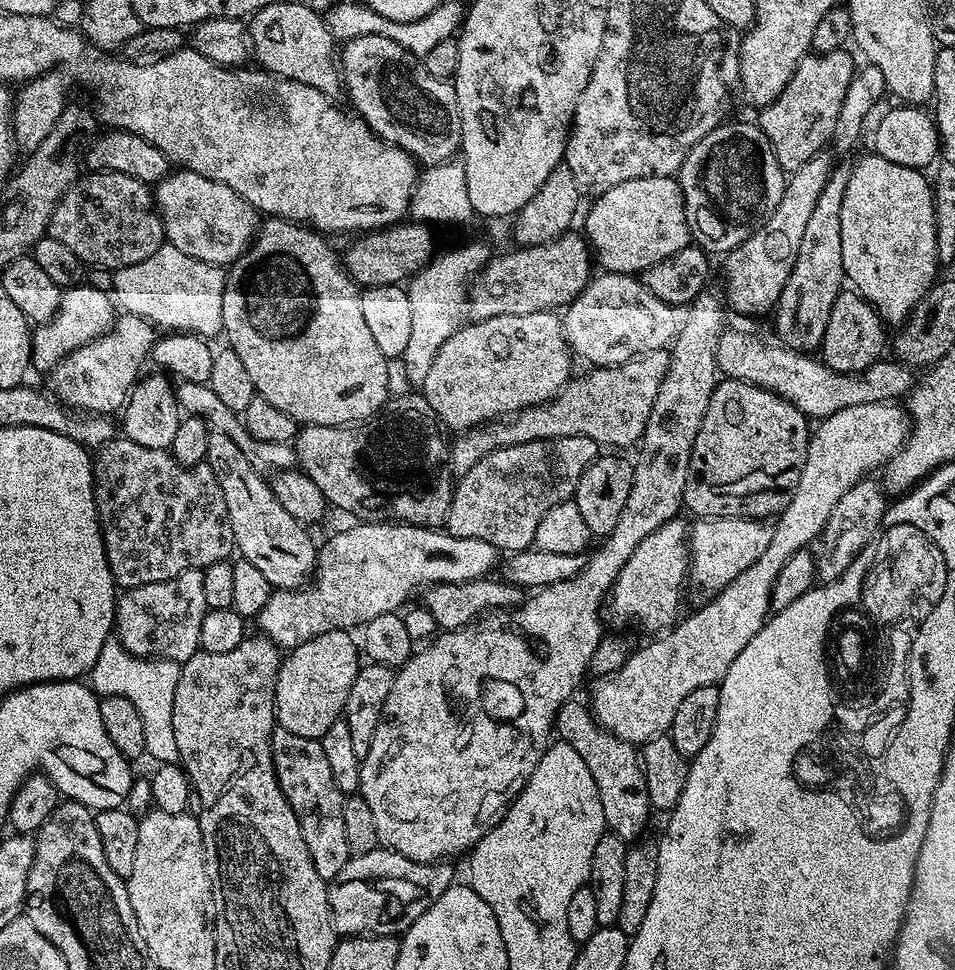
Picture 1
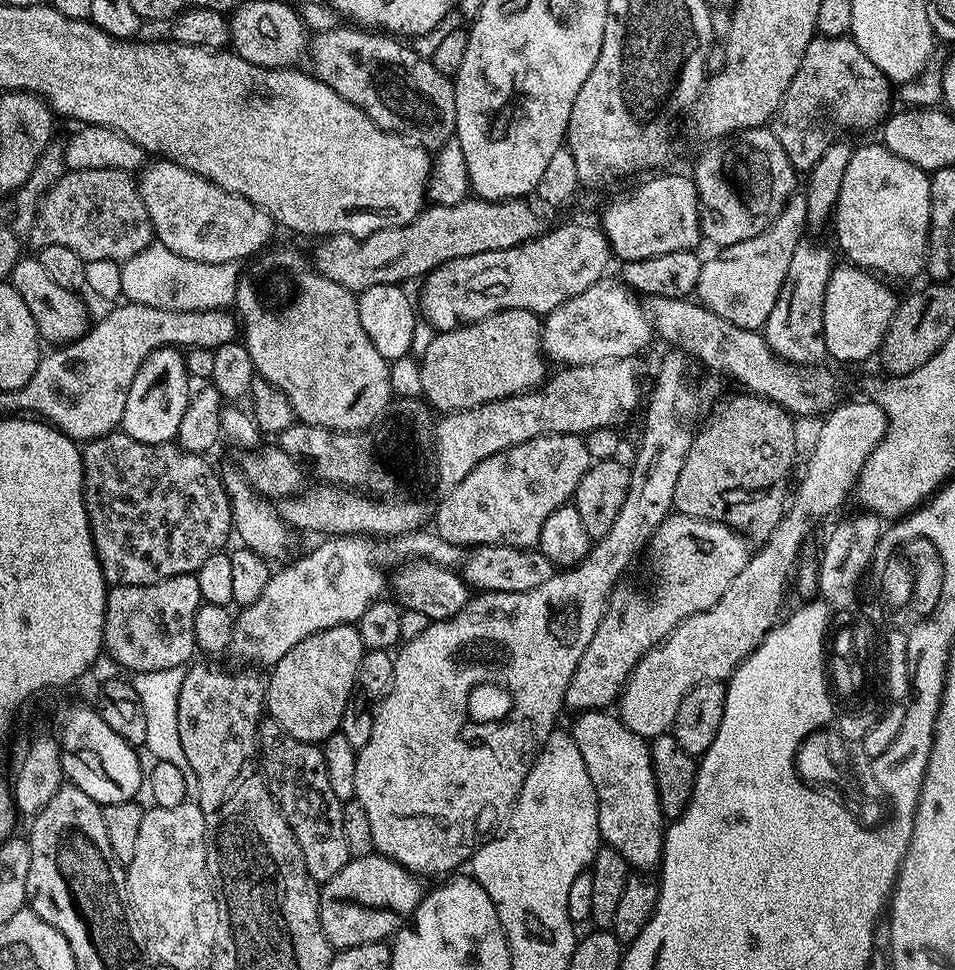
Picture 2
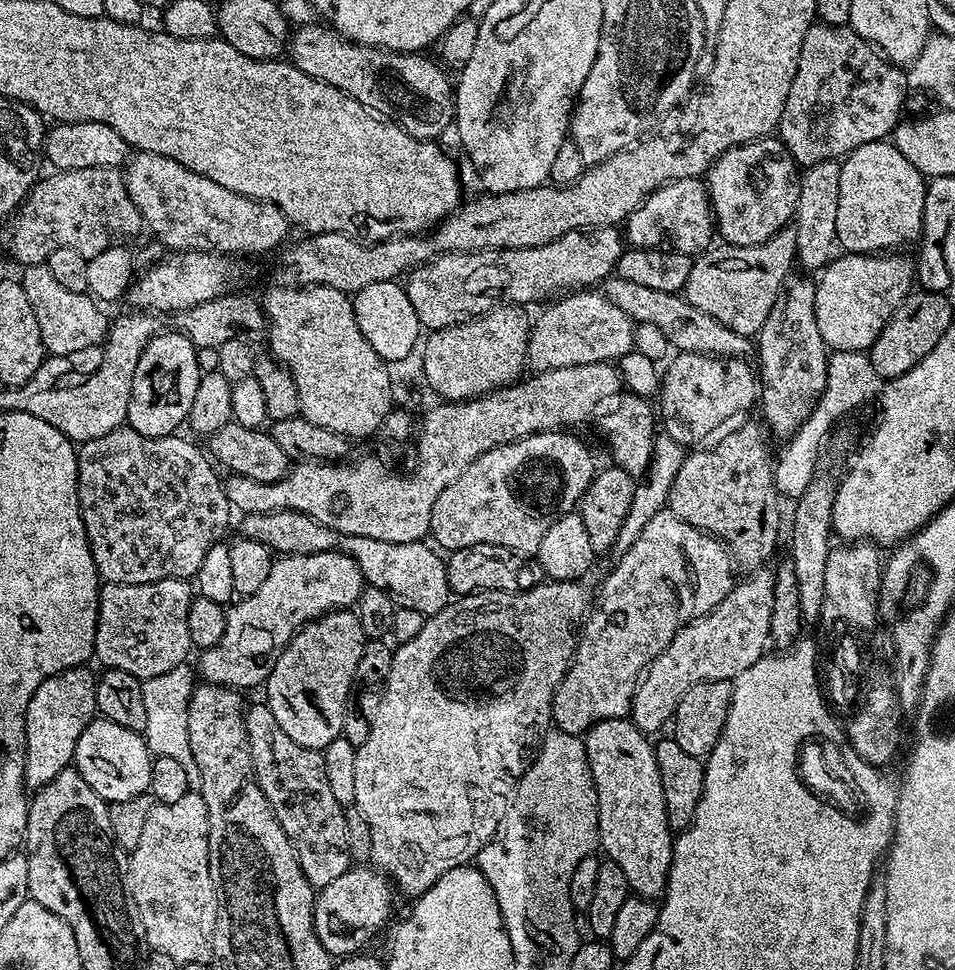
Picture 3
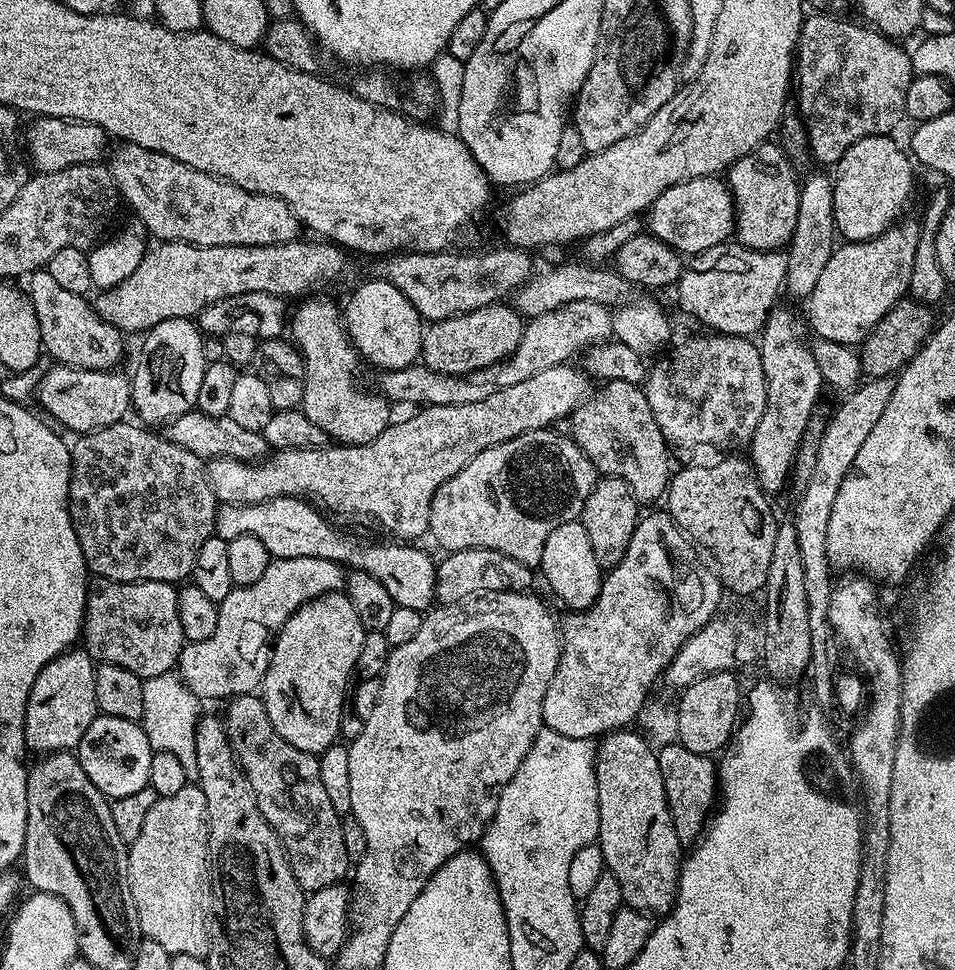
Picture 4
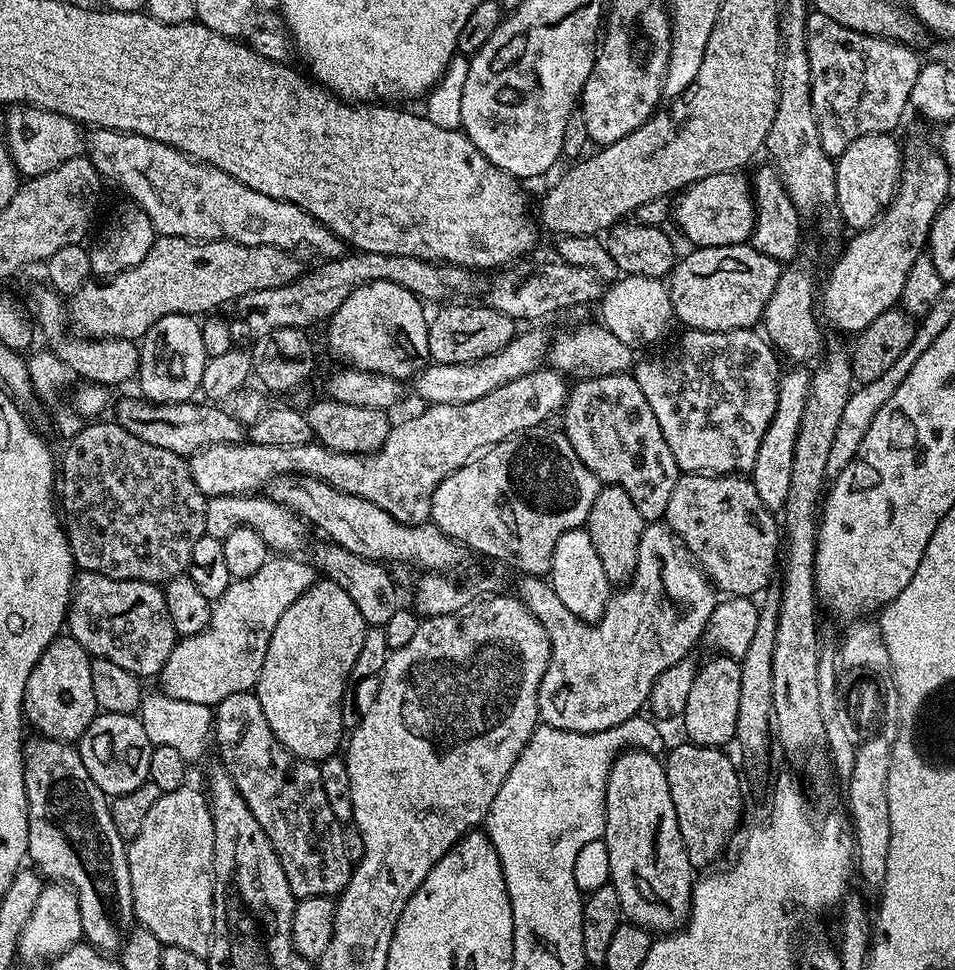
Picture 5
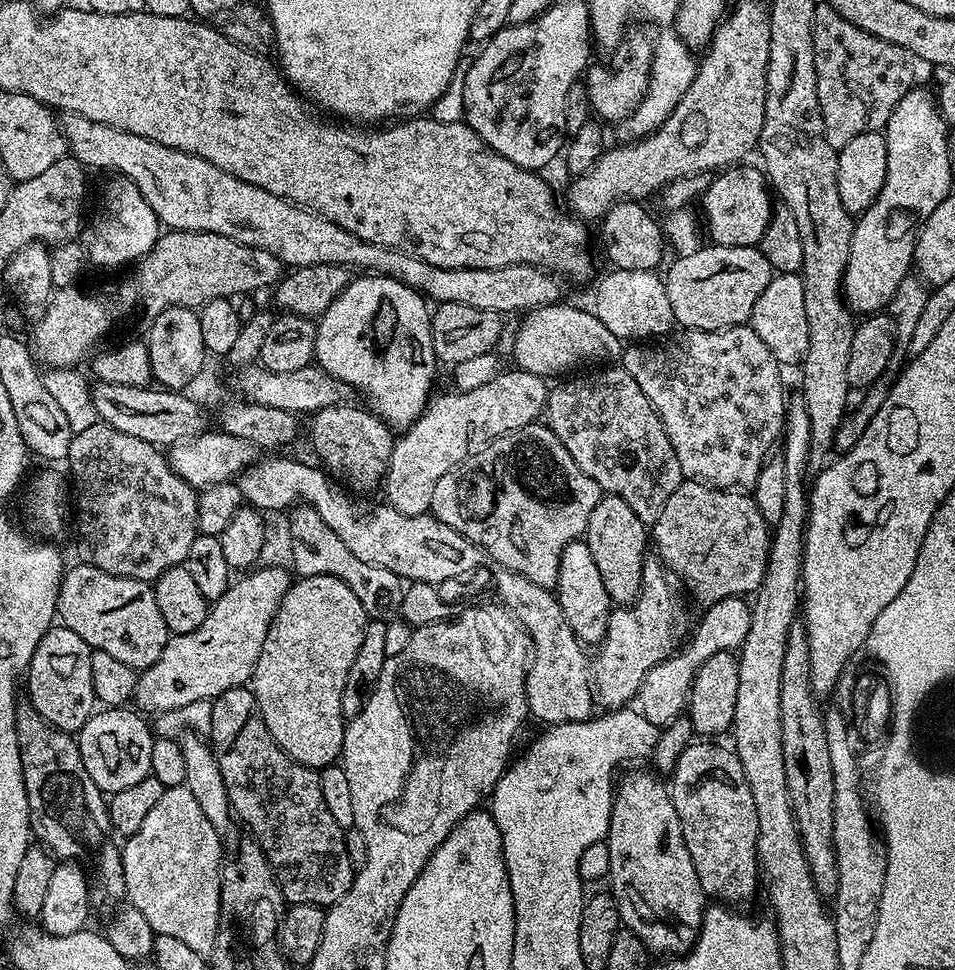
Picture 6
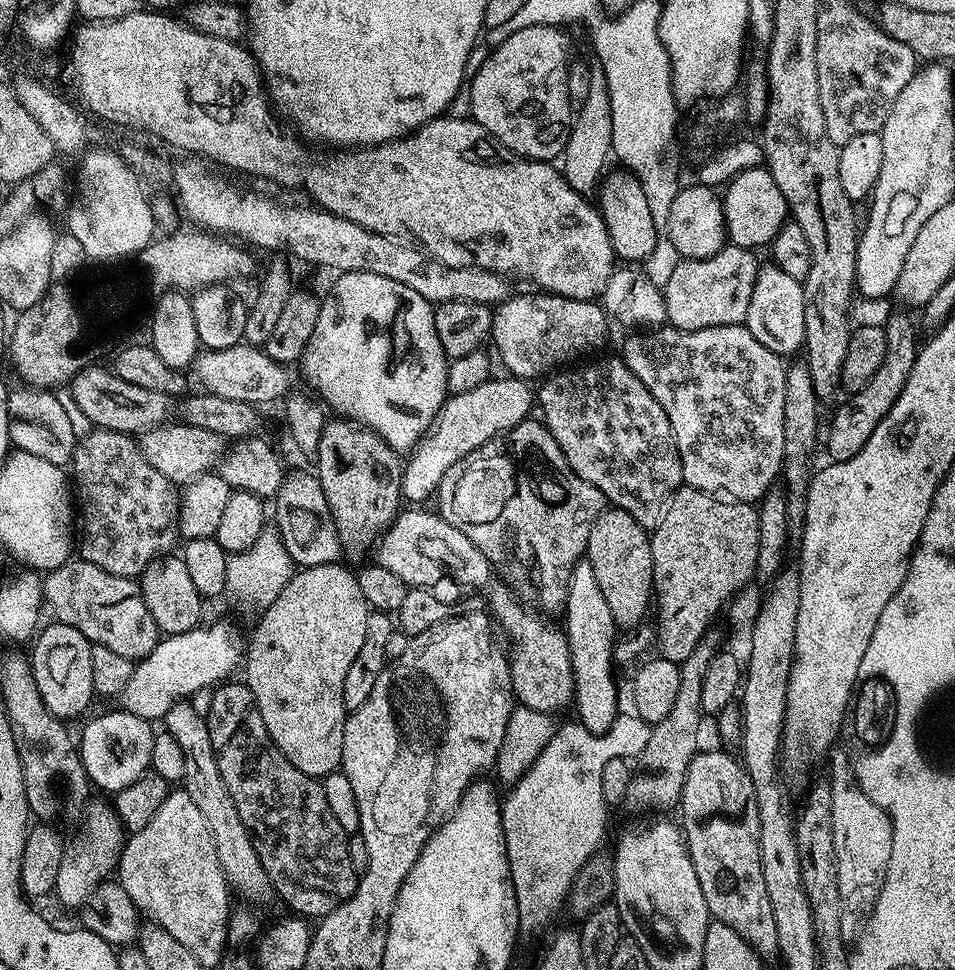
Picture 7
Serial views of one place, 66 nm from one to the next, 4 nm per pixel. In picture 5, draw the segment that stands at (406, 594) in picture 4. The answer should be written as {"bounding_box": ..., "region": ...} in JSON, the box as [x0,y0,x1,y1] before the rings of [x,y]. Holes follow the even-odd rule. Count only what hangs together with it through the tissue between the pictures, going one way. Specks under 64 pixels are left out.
{"bounding_box":[205,494,308,554],"region":[[[249,494],[247,496],[214,496],[208,501],[205,533],[224,541],[234,530],[249,528],[266,542],[266,546],[276,554],[300,554],[308,544],[308,528],[304,520],[292,508],[279,504],[264,496],[268,494]]]}

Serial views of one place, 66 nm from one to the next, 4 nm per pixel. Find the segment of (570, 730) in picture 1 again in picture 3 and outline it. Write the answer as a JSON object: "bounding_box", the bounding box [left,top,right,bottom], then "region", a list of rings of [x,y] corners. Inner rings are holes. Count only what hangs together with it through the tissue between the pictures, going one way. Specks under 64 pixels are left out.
{"bounding_box":[582,718,674,897],"region":[[[628,718],[597,720],[582,739],[596,788],[599,847],[602,852],[604,848],[607,859],[622,866],[622,874],[637,895],[659,897],[672,865],[674,832],[668,829],[670,813],[664,803],[653,741]]]}

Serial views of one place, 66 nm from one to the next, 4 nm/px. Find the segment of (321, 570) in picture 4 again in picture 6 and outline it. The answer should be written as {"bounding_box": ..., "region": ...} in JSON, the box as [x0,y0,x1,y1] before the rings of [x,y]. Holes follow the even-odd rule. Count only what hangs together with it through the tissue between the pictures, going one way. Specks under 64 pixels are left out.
{"bounding_box":[134,567,294,712],"region":[[[264,567],[241,575],[244,576],[241,580],[233,579],[226,594],[211,601],[206,622],[190,634],[172,636],[162,650],[162,658],[139,673],[134,700],[141,704],[141,709],[158,708],[168,712],[191,708],[199,705],[199,700],[211,702],[226,690],[251,681],[258,654],[262,654],[262,642],[266,642],[266,630],[270,630],[278,606],[294,584],[293,577],[288,577],[287,567]]]}

